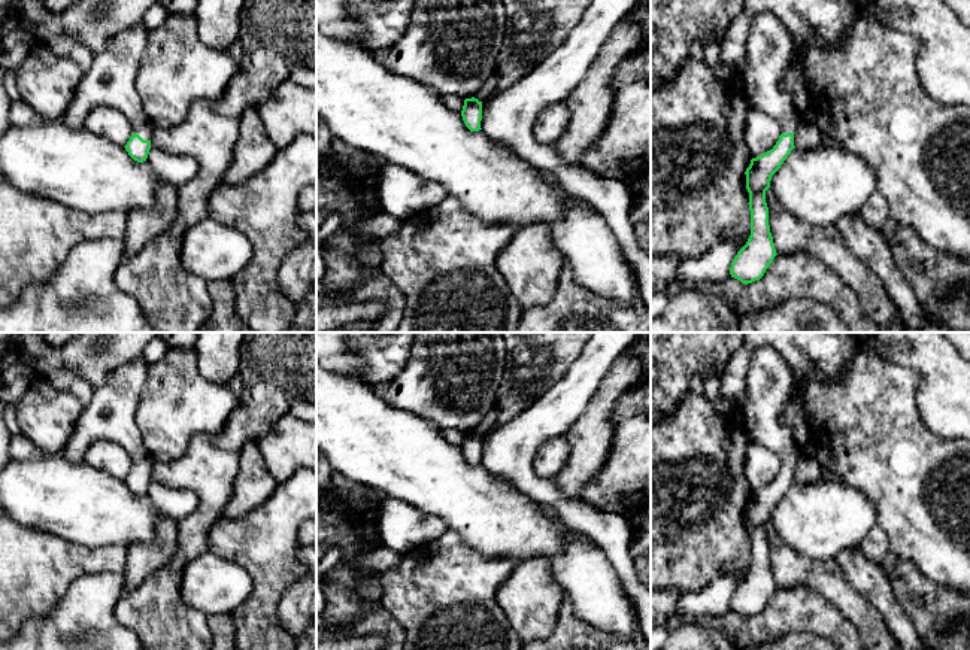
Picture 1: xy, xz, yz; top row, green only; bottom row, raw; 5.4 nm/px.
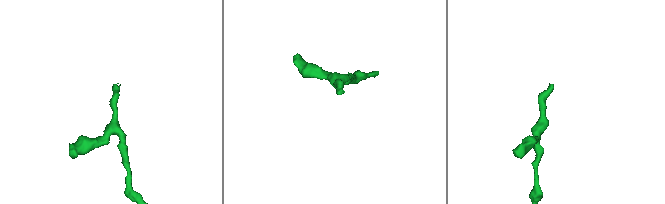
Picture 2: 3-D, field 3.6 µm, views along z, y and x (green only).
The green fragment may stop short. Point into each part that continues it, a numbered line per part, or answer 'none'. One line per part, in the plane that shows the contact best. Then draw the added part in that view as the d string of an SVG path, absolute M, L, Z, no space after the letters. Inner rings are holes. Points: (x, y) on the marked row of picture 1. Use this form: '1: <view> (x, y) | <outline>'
1: xy (111, 81) | M140 22L109 37L104 48L94 55L88 73L78 83L73 101L58 122L79 130L90 110L103 106L124 113L133 133L151 140L154 128L136 89L148 34L149 30Z

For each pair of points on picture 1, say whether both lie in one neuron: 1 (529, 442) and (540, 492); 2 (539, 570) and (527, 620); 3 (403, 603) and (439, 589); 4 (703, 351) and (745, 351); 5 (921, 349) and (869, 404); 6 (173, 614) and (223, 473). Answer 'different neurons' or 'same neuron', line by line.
1: same neuron
2: same neuron
3: same neuron
4: different neurons
5: different neurons
6: same neuron

